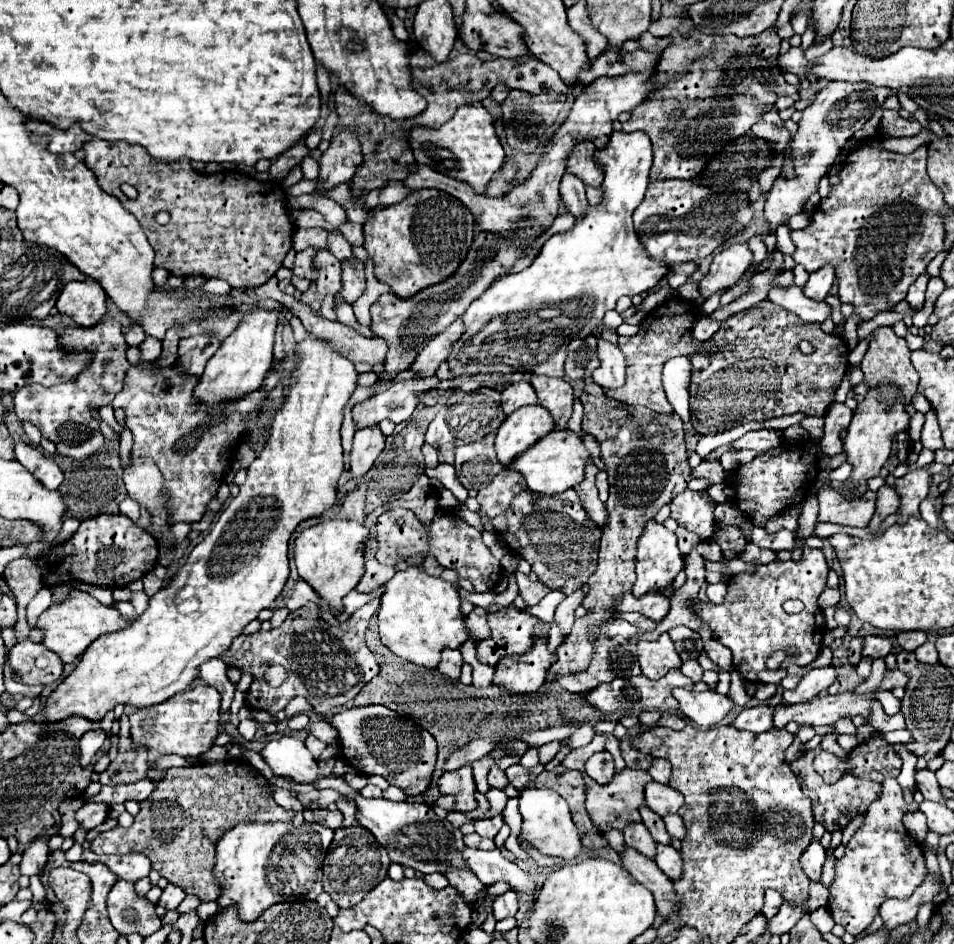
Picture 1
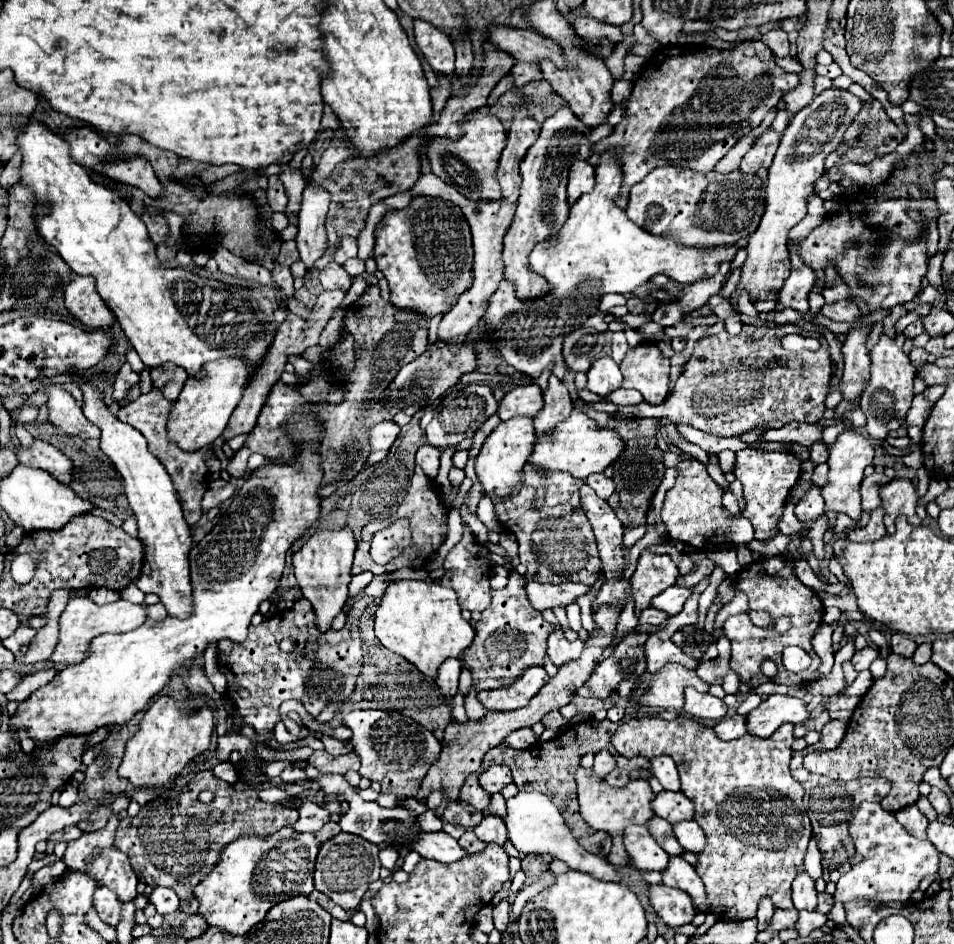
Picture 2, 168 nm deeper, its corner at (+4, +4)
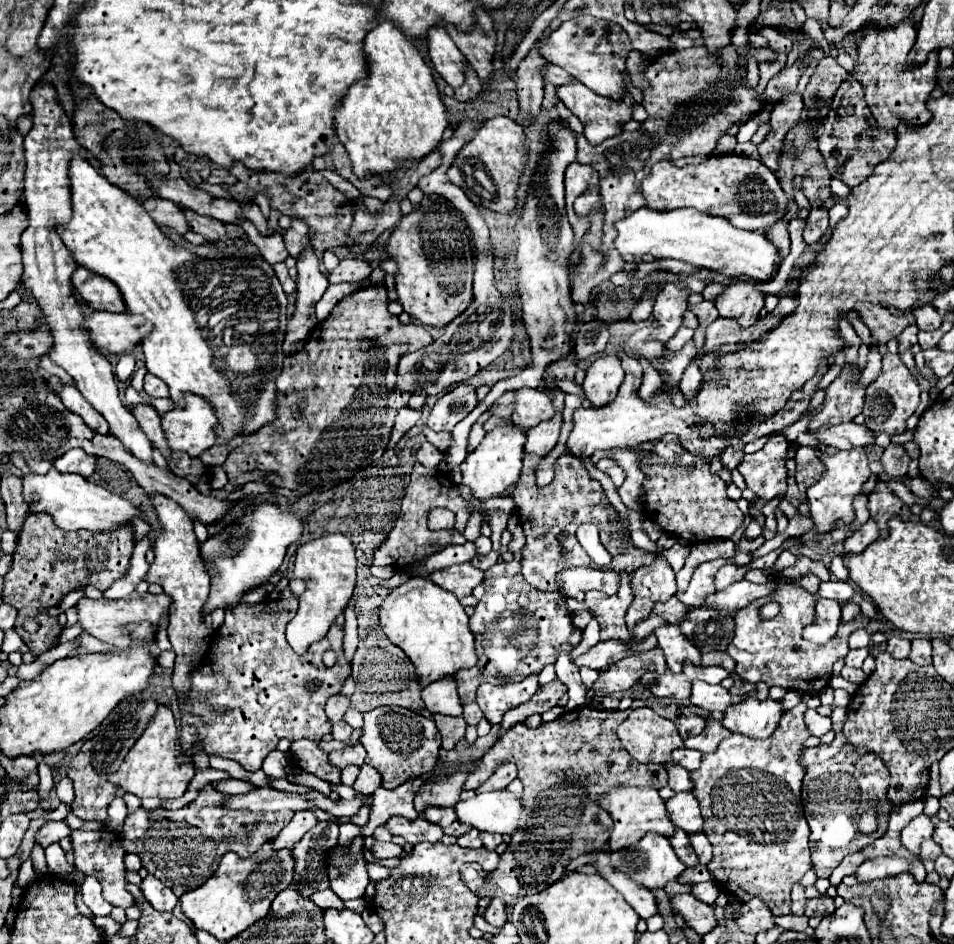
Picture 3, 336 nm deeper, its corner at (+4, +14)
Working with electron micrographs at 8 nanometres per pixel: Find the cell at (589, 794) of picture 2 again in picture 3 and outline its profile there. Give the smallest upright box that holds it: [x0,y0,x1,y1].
[598,786,674,852]

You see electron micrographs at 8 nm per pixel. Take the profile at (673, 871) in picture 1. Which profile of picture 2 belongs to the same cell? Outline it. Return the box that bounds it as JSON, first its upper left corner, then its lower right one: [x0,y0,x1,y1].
[662,858,708,912]

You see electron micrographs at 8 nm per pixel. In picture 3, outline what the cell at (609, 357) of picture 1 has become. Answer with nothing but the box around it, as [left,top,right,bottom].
[584,354,624,408]

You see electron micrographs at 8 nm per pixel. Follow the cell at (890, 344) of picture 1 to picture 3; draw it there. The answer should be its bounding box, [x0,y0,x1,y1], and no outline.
[864,352,920,436]

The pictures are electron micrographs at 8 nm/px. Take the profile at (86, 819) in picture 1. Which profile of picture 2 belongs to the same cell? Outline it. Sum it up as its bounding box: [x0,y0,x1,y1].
[48,826,82,842]

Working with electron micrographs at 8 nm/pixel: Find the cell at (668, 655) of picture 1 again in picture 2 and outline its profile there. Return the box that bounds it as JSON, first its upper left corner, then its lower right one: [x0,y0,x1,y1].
[646,634,696,674]

